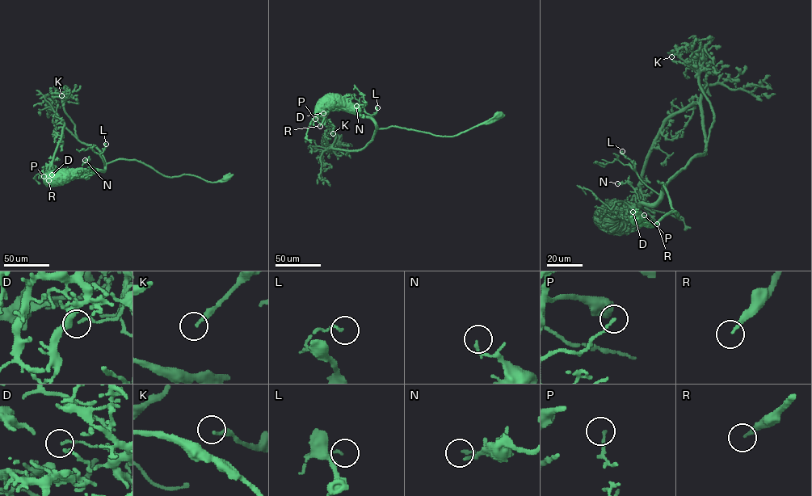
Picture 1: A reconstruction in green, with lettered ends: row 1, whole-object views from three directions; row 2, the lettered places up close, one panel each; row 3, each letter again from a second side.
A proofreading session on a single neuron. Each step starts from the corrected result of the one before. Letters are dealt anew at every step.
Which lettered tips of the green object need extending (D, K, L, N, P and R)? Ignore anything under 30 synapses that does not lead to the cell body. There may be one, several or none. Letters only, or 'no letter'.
R

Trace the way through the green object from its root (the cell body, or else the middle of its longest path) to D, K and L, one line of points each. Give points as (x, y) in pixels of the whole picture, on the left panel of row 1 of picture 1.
D: (227, 178), (211, 182), (191, 174), (167, 177), (125, 159), (107, 163), (103, 170), (52, 174)
K: (227, 178), (167, 177), (134, 160), (106, 163), (77, 139), (64, 108), (69, 92), (61, 95)
L: (227, 178), (211, 182), (191, 174), (167, 177), (134, 160), (118, 159), (105, 166), (99, 154), (106, 144)

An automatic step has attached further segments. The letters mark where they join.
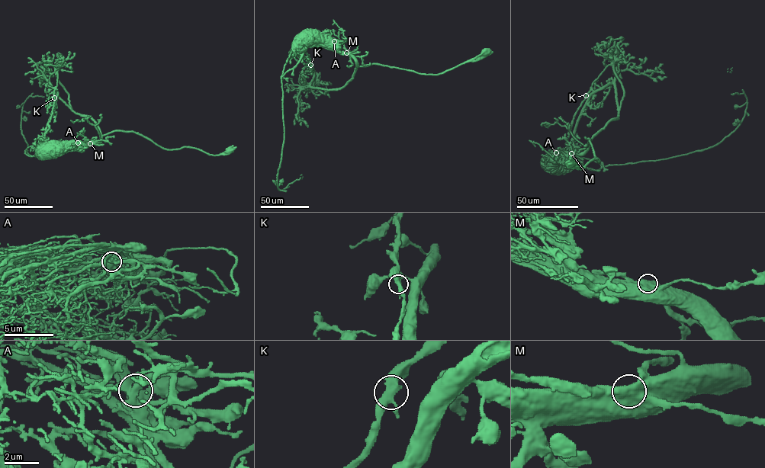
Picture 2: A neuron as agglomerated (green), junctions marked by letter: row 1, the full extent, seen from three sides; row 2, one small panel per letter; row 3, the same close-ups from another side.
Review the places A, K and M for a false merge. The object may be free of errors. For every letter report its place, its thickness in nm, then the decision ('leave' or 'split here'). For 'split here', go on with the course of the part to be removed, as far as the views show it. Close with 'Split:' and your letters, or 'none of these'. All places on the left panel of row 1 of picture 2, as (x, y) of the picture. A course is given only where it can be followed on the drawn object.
A: place (78, 142); calibre 340 nm; leave
K: place (54, 97); calibre 440 nm; leave
M: place (90, 143); calibre 1100 nm; split here; course (90, 143), (41, 139), (44, 152), (25, 153), (22, 109), (30, 96), (43, 96), (45, 76)
Split: M

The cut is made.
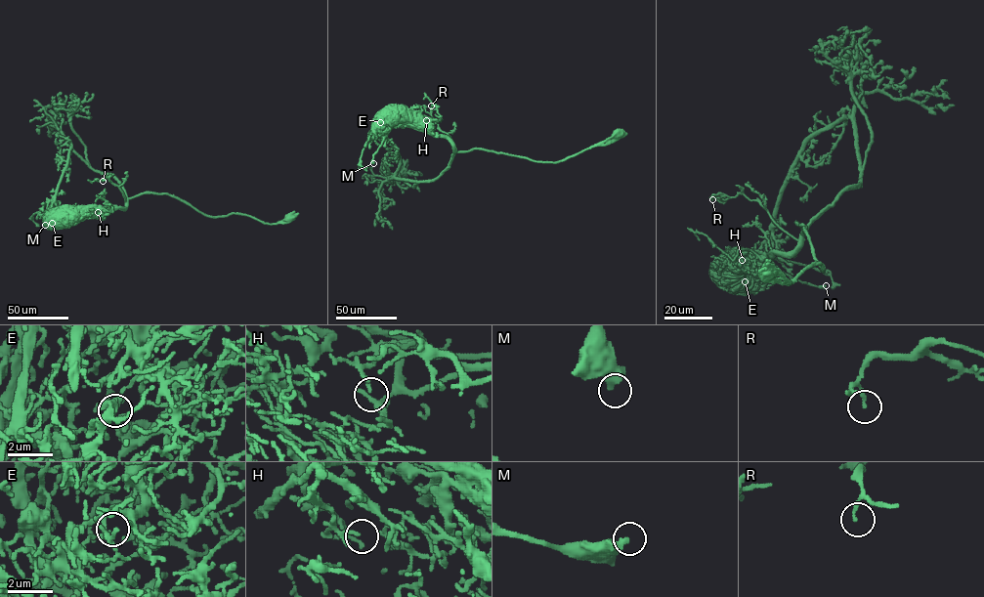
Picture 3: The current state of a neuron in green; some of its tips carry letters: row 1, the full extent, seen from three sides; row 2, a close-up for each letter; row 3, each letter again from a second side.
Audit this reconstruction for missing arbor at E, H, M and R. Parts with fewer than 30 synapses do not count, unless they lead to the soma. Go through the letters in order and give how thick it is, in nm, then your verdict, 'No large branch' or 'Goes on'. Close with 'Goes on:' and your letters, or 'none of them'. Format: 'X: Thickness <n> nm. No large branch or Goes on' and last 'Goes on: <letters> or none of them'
E: Thickness 160 nm. No large branch
H: Thickness 90 nm. No large branch
M: Thickness 440 nm. No large branch
R: Thickness 130 nm. No large branch
Goes on: none of them

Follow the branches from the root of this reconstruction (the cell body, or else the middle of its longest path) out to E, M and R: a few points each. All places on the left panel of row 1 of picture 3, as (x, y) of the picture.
E: (290, 218), (269, 224), (242, 214), (210, 217), (169, 194), (144, 192), (122, 208), (72, 209), (52, 223)
M: (290, 218), (210, 217), (144, 192), (122, 208), (42, 216), (51, 205), (56, 216), (45, 225)
R: (290, 218), (269, 224), (242, 214), (210, 217), (165, 193), (126, 201), (117, 186), (103, 181)

